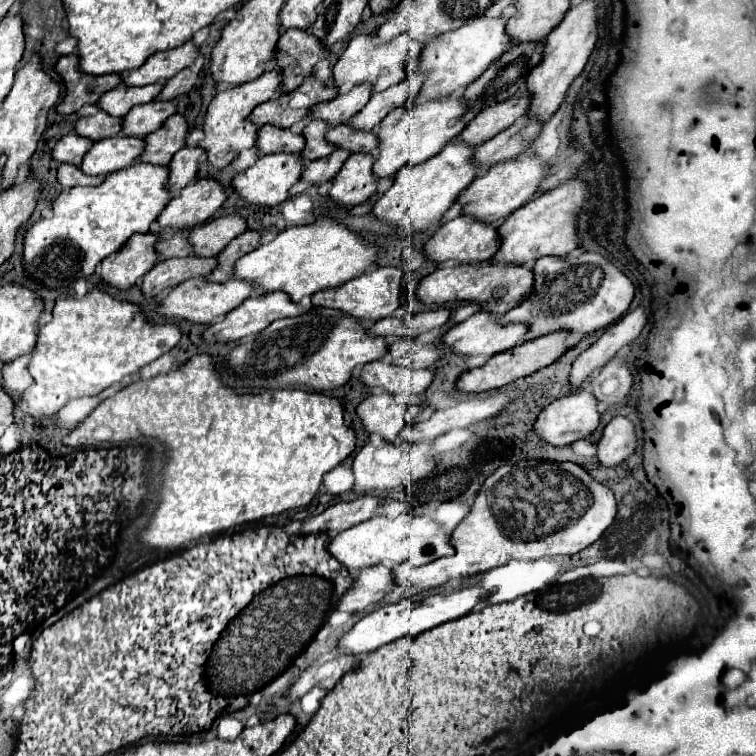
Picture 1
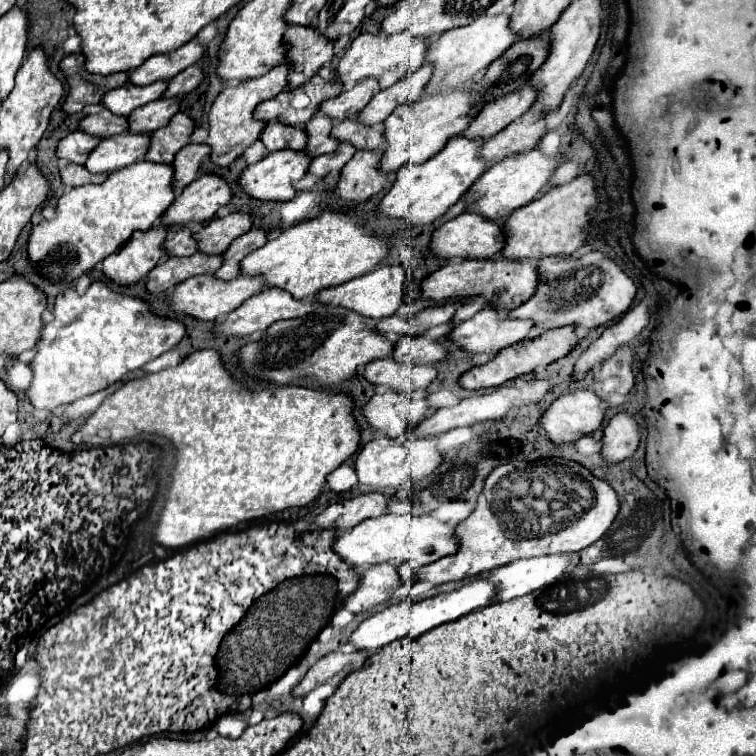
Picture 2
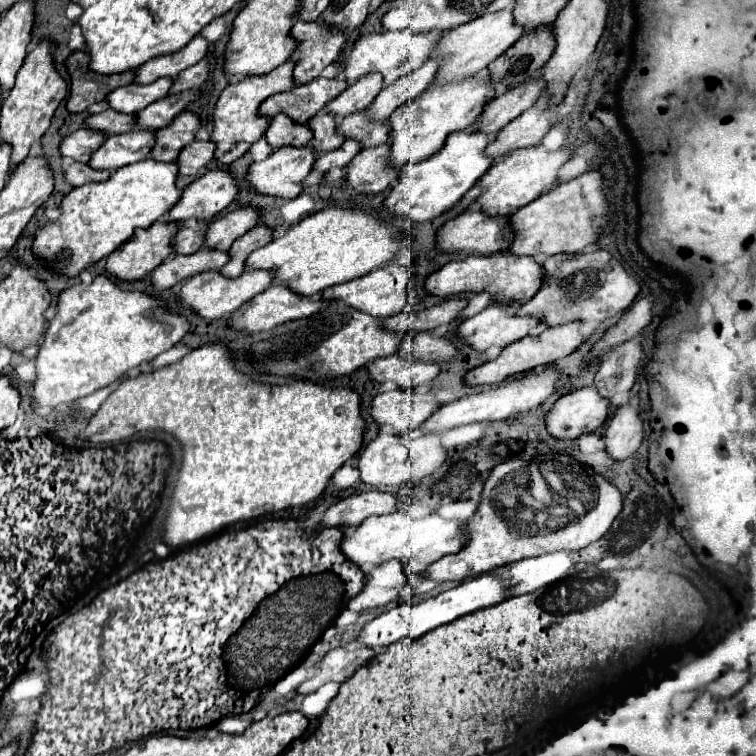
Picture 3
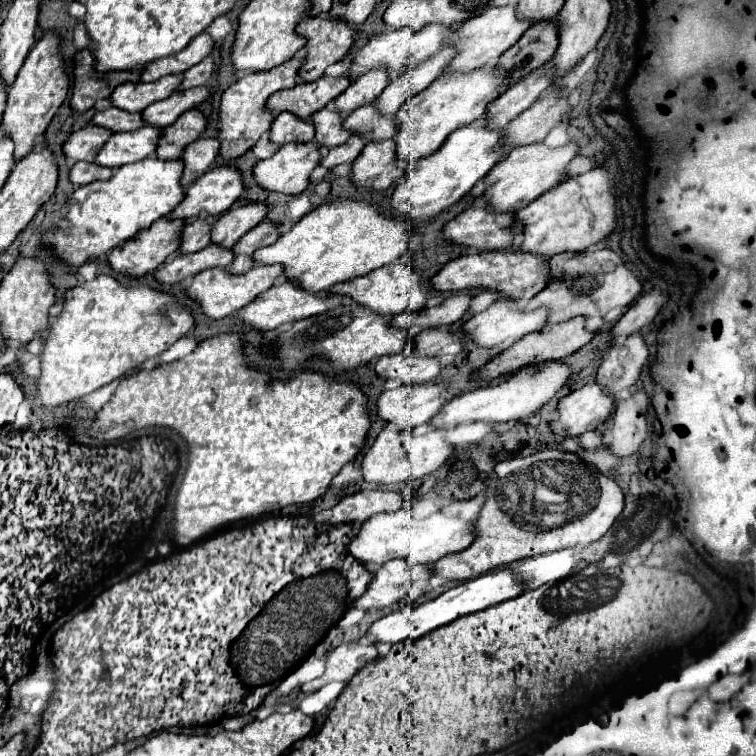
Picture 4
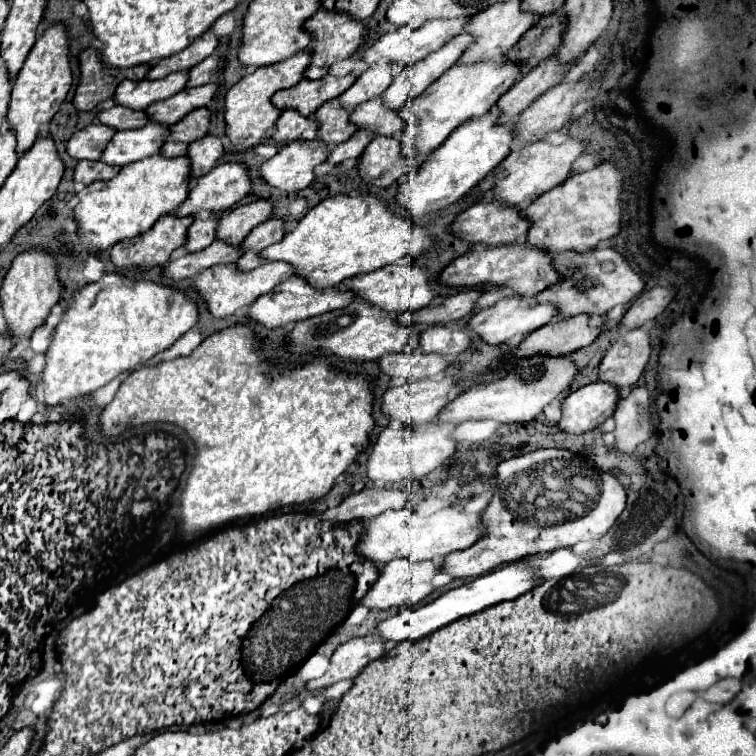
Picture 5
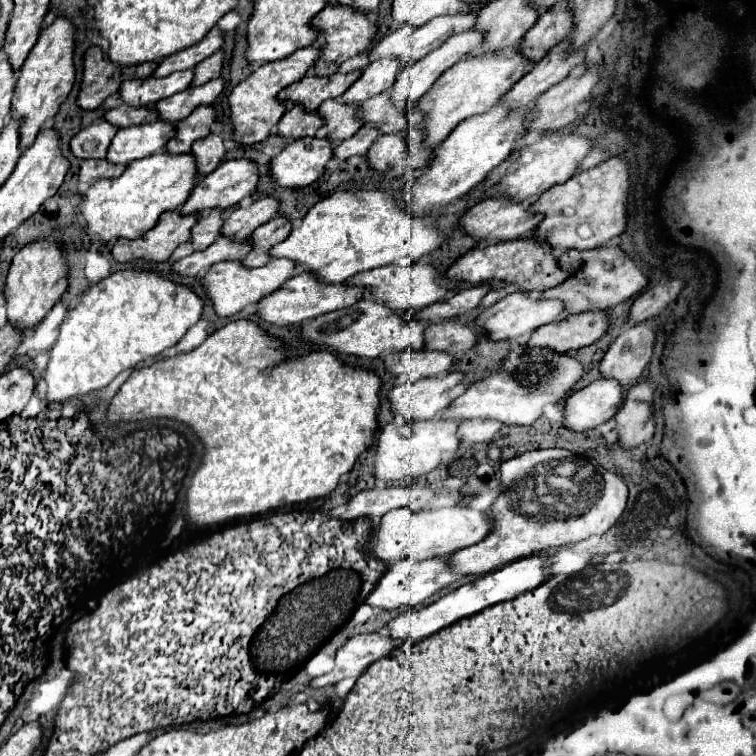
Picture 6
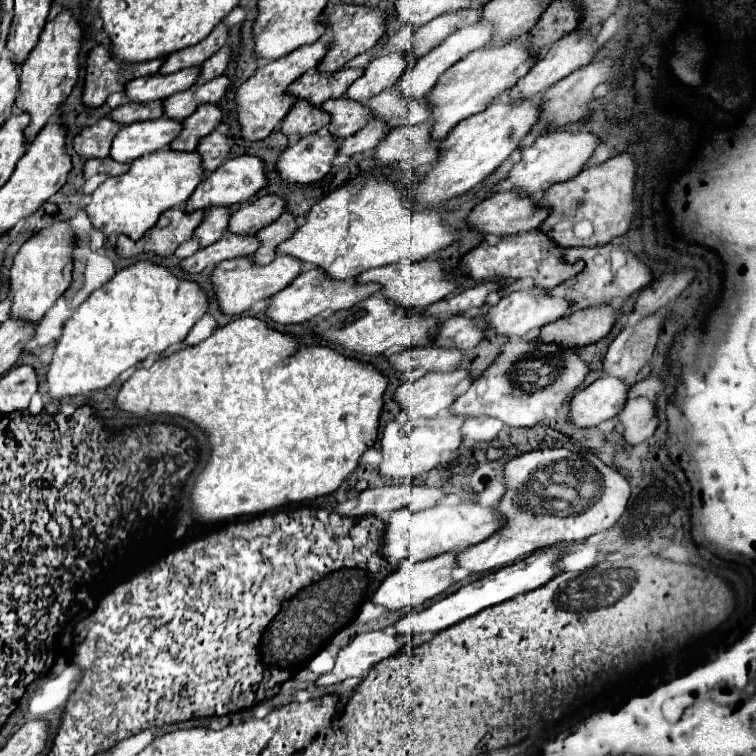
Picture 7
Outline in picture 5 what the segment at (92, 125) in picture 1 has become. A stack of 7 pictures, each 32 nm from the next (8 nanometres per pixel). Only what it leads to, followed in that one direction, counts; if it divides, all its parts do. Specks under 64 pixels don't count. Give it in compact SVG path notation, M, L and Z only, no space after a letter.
M114 106L110 110L104 110L104 112L98 112L96 114L96 122L100 124L106 124L114 130L132 130L132 128L142 128L146 126L150 120L146 116L144 110L128 110L124 106Z

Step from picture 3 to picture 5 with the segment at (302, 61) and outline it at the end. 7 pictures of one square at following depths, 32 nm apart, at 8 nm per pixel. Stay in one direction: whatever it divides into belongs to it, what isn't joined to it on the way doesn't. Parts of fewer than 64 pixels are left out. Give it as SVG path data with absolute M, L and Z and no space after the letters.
M320 10L320 12L316 12L314 16L310 16L304 22L302 28L312 36L312 42L308 46L312 60L310 60L308 68L304 70L304 78L308 78L308 80L324 78L328 74L328 68L334 62L340 62L340 60L352 56L360 48L362 36L366 34L366 28L364 28L362 22L352 20L348 14L342 14L340 16L340 12L334 12L334 10Z

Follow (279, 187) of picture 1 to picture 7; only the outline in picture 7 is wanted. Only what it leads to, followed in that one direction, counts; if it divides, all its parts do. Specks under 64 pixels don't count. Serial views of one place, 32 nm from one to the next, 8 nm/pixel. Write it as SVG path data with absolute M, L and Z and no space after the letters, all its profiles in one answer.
M304 136L276 160L276 172L288 184L312 184L322 180L330 170L330 162L338 152L338 140L332 136Z

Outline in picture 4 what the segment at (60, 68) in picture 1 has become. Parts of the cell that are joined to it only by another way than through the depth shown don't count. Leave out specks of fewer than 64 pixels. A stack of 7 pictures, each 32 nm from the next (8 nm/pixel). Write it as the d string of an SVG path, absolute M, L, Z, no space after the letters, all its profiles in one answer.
M80 50L74 54L74 86L70 108L76 112L90 110L96 100L108 98L116 86L124 82L138 82L140 70L122 72L98 72L94 68L94 56L90 50Z

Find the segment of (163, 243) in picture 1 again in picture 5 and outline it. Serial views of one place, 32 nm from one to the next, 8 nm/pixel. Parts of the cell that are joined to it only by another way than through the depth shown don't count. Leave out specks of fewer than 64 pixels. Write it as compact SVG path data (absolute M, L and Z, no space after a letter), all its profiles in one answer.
M218 214L194 218L194 222L188 228L184 248L188 252L198 252L198 250L204 250L206 246L210 246L214 242L216 224L218 224Z

